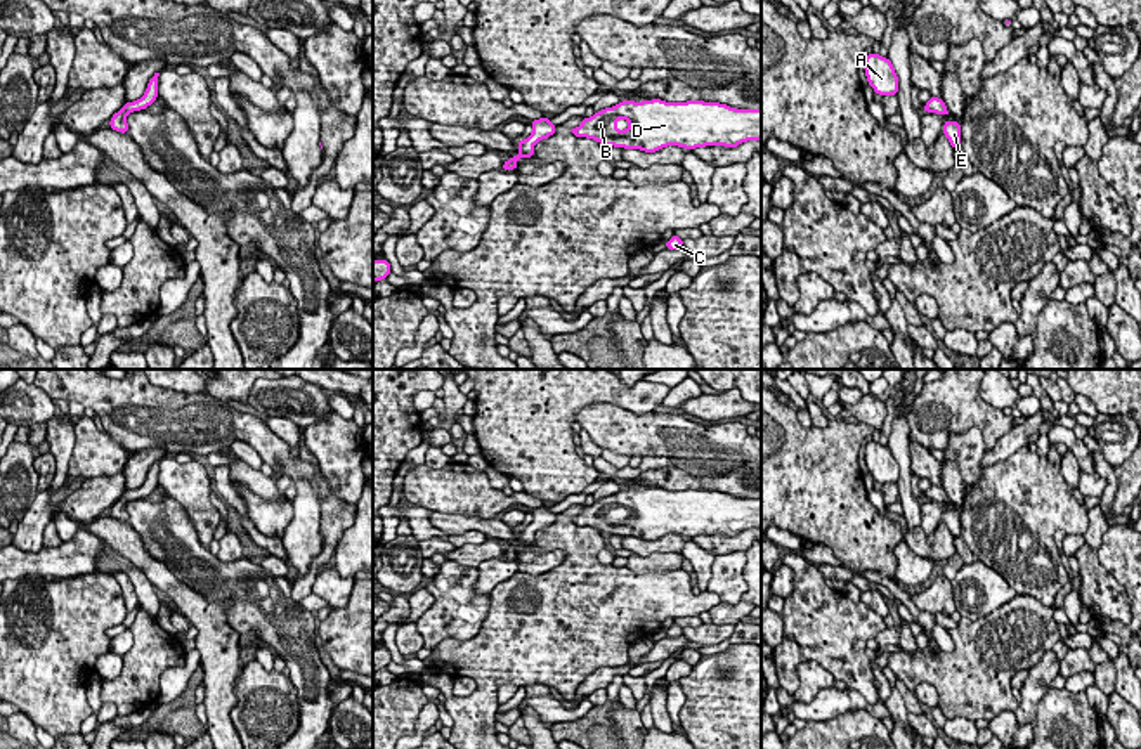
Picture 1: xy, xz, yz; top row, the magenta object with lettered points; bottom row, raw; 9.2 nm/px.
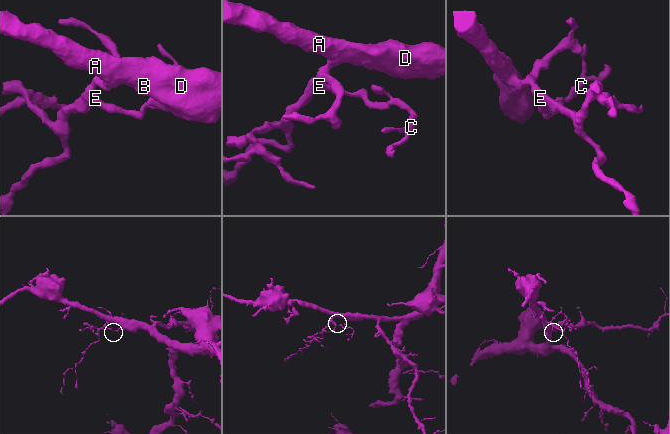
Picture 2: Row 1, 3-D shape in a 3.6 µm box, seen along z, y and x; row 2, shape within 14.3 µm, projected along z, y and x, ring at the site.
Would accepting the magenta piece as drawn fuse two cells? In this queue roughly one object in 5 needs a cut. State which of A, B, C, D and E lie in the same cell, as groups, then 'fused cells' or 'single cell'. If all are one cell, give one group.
groups A B C D E; single cell

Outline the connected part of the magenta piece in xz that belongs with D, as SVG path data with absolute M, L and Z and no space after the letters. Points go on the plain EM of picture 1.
M621 489L591 506L583 506L576 525L602 534L655 541L666 534L687 537L706 534L737 536L761 529L761 498L737 498L720 491Z

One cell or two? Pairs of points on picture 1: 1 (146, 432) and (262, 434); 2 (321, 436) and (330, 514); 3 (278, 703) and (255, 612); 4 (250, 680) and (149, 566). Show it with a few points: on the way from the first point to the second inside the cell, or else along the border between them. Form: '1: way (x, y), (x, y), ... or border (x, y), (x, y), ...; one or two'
1: way (176, 429), (233, 429); one
2: border (325, 475), (342, 503), (354, 503); two
3: border (288, 677), (295, 689), (299, 716); two
4: border (243, 664), (234, 687), (236, 704), (231, 709); two

